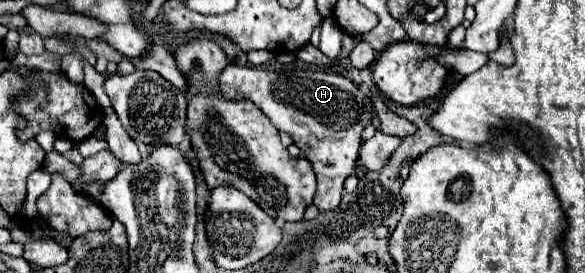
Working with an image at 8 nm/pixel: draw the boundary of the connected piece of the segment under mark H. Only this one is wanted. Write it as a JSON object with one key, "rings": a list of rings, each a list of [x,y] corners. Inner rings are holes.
{"rings":[[[228,64],[218,76],[218,94],[226,100],[252,100],[280,132],[288,132],[314,166],[318,180],[314,204],[322,212],[334,210],[340,204],[342,184],[356,166],[360,134],[372,120],[368,92],[356,88],[340,74],[320,70],[272,72],[256,66]]]}

